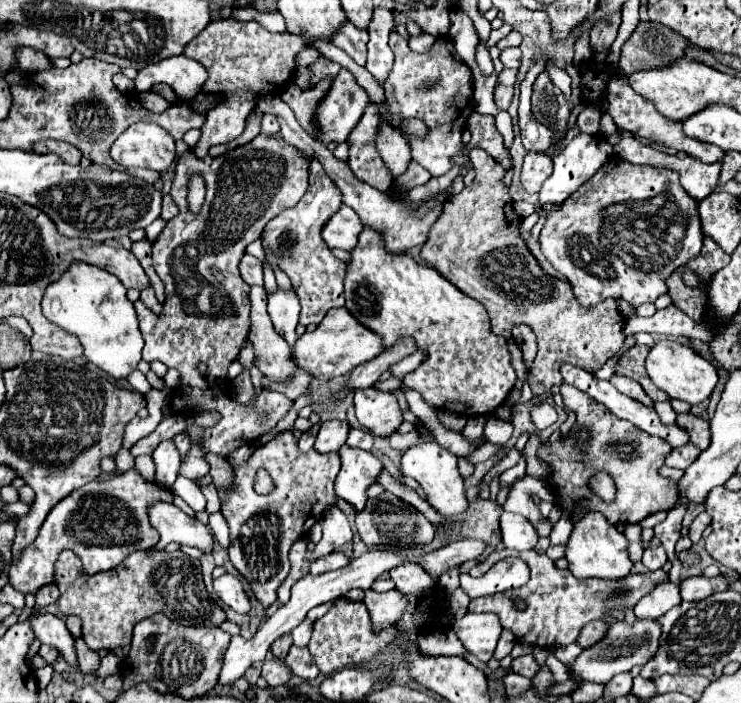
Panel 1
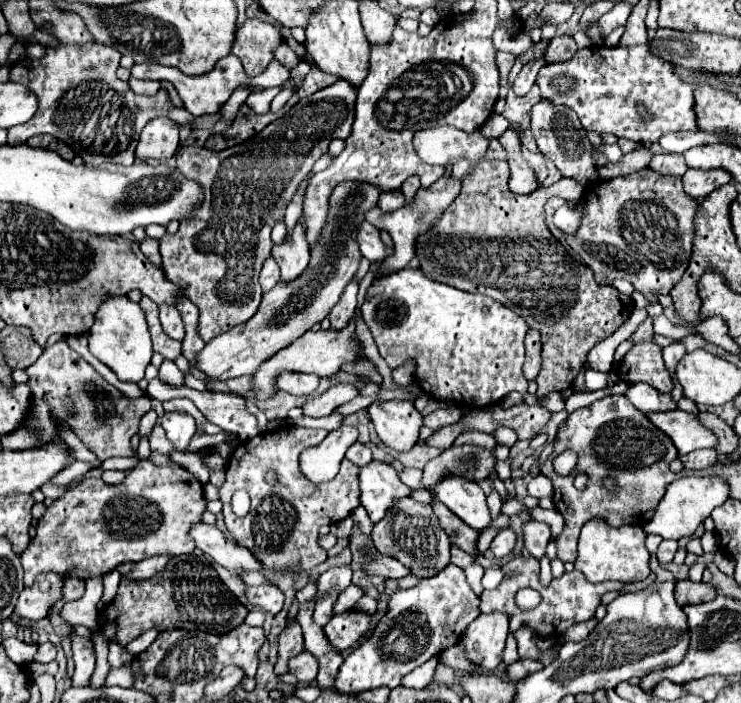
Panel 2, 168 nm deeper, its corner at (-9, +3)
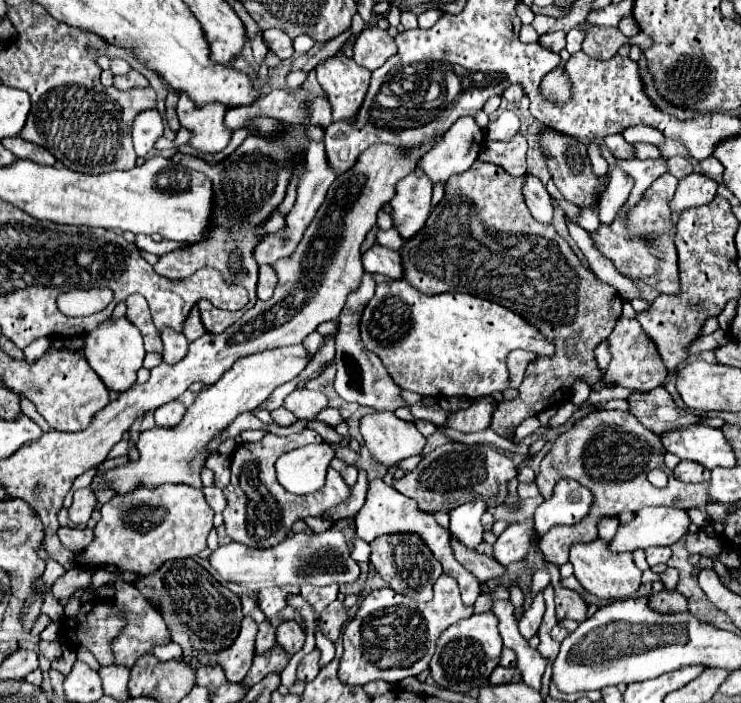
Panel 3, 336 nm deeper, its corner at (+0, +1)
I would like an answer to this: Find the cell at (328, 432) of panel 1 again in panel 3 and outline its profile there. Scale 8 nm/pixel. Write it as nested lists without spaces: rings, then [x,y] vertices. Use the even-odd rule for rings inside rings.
[[[327,443],[293,449],[277,459],[277,481],[289,493],[315,493],[325,485],[325,473],[333,455],[335,451]]]

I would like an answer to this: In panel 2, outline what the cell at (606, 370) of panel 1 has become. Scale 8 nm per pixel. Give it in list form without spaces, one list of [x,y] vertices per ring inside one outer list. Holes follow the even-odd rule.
[[[588,369],[586,371],[586,391],[596,391],[602,389],[610,383],[610,373],[612,371],[596,371],[596,369]]]

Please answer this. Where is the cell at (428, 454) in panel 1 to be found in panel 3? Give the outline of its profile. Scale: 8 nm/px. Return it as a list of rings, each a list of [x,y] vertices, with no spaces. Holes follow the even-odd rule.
[[[475,499],[473,503],[465,503],[455,507],[451,517],[451,535],[465,547],[475,549],[483,541],[483,525],[481,515],[485,513],[485,503],[481,499]]]

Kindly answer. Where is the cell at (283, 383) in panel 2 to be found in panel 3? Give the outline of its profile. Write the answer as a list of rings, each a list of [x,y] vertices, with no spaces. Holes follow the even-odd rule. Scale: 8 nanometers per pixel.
[[[295,389],[285,399],[285,407],[301,421],[315,421],[319,411],[327,407],[327,395],[323,395],[321,391]]]

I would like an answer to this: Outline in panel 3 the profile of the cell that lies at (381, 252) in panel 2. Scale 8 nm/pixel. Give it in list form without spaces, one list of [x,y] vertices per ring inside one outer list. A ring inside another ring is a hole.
[[[373,245],[365,255],[363,255],[363,267],[367,273],[379,273],[389,279],[403,279],[403,267],[401,267],[401,253]]]

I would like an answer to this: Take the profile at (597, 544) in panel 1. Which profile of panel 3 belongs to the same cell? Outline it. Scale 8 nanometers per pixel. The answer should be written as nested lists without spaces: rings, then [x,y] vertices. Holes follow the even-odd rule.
[[[599,541],[577,543],[571,547],[571,553],[569,553],[569,561],[575,567],[575,575],[589,577],[589,579],[581,579],[581,581],[593,581],[593,583],[581,583],[581,587],[599,599],[627,599],[627,597],[631,597],[641,585],[641,571],[635,567],[633,555],[631,553],[611,553],[609,549],[595,551],[593,549],[595,543],[599,543]]]

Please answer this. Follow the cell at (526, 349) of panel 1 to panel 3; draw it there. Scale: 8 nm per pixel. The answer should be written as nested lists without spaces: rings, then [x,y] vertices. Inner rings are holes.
[[[511,351],[511,355],[507,357],[507,369],[509,369],[509,379],[511,379],[511,389],[519,389],[523,375],[525,375],[525,367],[535,359],[533,353],[529,351]]]

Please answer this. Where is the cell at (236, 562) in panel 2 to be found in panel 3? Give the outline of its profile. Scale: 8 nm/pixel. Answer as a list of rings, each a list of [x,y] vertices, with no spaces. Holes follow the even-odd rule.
[[[331,527],[321,533],[295,533],[277,547],[253,549],[241,543],[229,543],[211,553],[211,565],[217,573],[231,583],[241,585],[245,591],[253,593],[265,587],[281,585],[331,585],[331,583],[353,583],[359,579],[359,565],[351,559],[351,549],[343,531]]]

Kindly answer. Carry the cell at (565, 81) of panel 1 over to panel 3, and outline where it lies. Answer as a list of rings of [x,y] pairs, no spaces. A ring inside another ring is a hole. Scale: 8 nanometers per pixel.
[[[601,145],[602,155],[606,159],[611,170],[611,181],[599,201],[599,219],[601,223],[609,225],[615,221],[617,211],[625,205],[625,199],[629,197],[631,189],[633,189],[633,179],[629,179],[629,175],[625,175],[619,167],[615,167],[615,158],[609,149]],[[603,203],[603,205],[601,205]]]

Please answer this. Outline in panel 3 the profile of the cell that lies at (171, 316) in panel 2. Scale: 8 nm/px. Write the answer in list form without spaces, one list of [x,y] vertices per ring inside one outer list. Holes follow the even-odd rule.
[[[165,329],[161,339],[163,339],[163,363],[173,365],[187,355],[189,341],[185,339],[183,333],[175,333],[171,329]]]

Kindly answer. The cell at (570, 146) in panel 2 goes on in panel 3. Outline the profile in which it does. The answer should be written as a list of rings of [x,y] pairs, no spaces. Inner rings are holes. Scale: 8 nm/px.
[[[545,129],[545,133],[541,133],[541,145],[545,149],[545,155],[547,155],[547,165],[549,165],[549,171],[551,171],[551,179],[555,183],[555,187],[561,191],[561,195],[585,209],[585,207],[595,207],[599,203],[599,187],[607,187],[607,175],[595,175],[593,169],[591,169],[591,163],[589,163],[589,157],[587,157],[587,149],[581,141],[569,137],[569,135],[563,135],[555,129]]]

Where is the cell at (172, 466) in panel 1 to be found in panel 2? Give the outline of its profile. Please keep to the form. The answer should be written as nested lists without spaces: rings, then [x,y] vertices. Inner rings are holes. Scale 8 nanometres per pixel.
[[[166,413],[162,417],[162,427],[166,431],[166,437],[172,441],[174,449],[180,453],[186,453],[190,439],[196,433],[196,421],[192,415],[180,415],[180,413]]]

